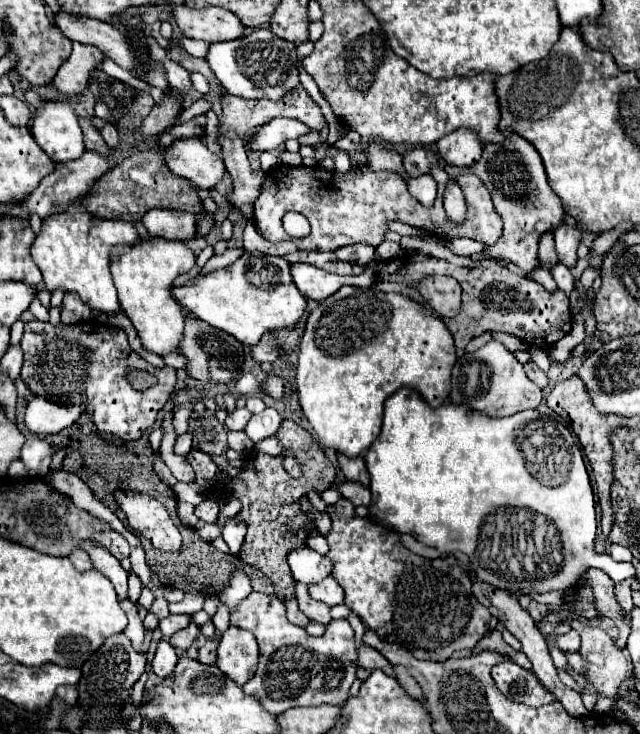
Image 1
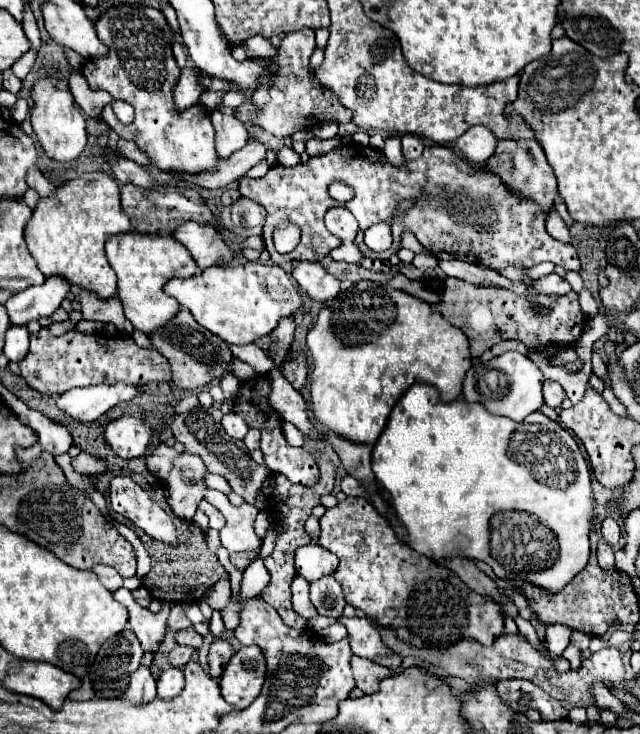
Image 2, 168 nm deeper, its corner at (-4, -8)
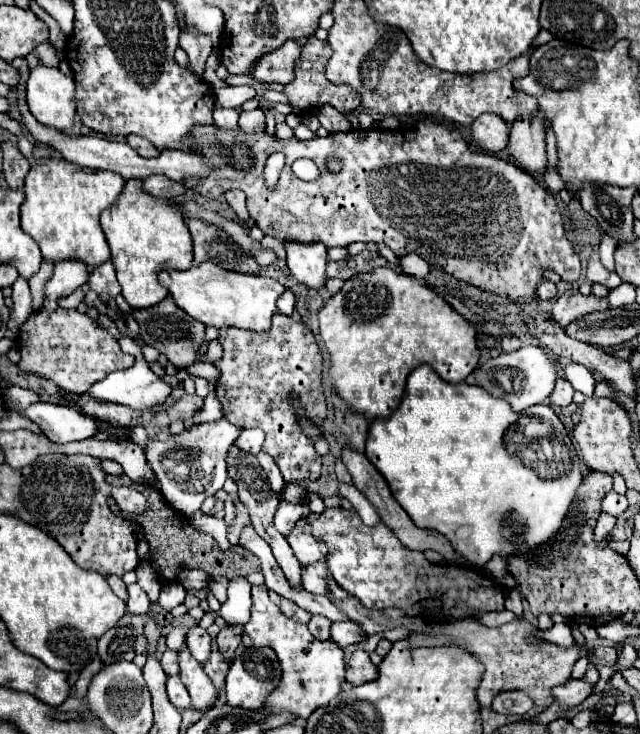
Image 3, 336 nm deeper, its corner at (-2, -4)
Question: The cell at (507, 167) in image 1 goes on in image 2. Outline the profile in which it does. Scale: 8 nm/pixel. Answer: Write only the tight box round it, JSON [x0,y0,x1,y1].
[482,139,558,213]

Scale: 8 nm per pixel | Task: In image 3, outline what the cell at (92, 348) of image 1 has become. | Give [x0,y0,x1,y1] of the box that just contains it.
[18,309,134,394]

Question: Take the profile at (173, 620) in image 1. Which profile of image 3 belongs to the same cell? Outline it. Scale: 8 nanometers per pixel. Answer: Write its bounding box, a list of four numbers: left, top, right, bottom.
[186,627,212,663]

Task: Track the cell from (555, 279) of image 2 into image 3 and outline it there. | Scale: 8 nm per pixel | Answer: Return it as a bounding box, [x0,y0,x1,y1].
[536,279,556,299]

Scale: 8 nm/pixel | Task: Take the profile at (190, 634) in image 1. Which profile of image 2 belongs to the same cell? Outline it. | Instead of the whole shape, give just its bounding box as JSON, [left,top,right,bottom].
[168,645,196,667]

